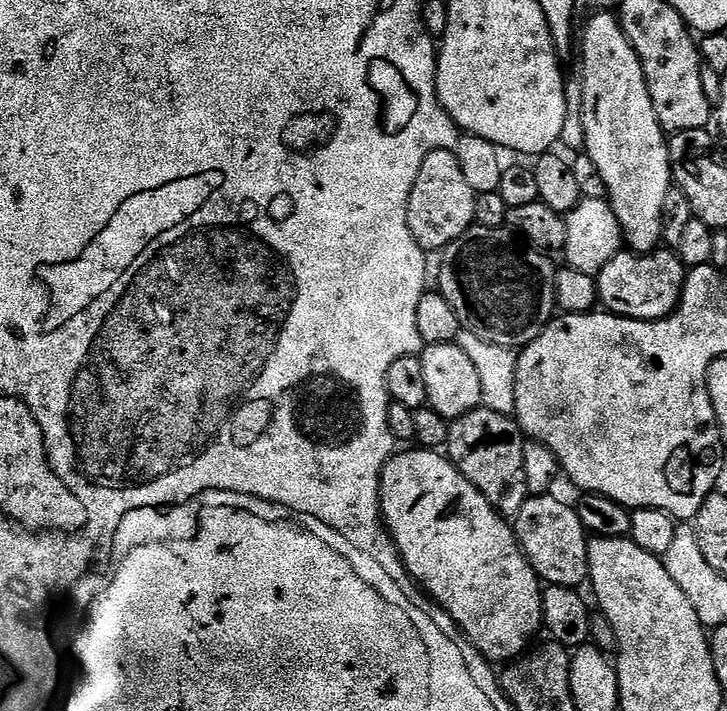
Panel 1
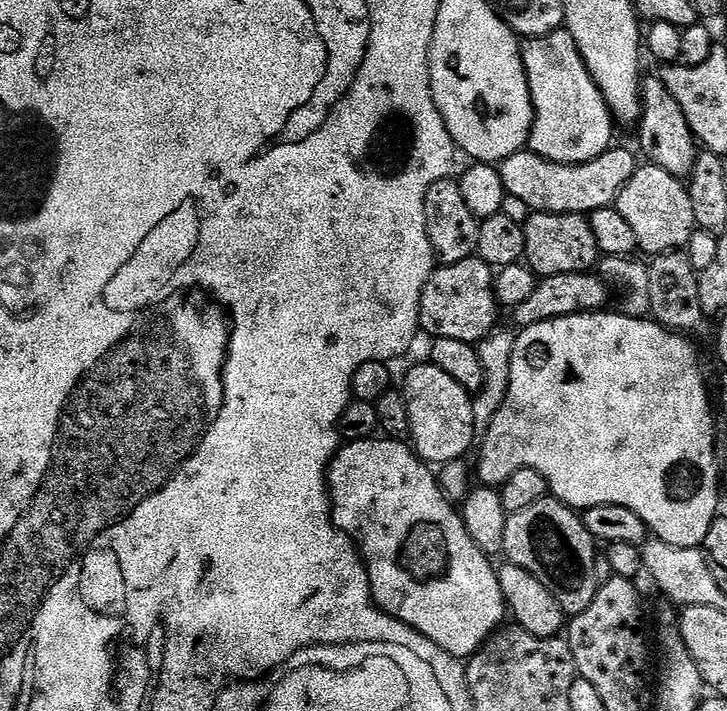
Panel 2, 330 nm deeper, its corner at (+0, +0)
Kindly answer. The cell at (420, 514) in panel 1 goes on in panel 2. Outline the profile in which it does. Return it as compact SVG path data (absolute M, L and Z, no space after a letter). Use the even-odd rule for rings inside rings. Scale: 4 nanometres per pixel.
M373 438L345 443L337 451L335 458L328 467L328 491L332 501L332 522L344 535L352 538L353 544L356 545L359 555L364 561L366 575L372 587L375 607L380 608L387 616L393 616L395 620L400 620L406 626L410 626L415 632L422 634L430 642L434 642L434 646L446 650L446 654L457 658L473 656L491 638L492 633L505 623L506 605L502 586L497 569L494 564L492 568L491 562L488 561L491 560L489 553L481 550L474 542L474 538L470 538L470 534L464 525L463 515L458 511L457 505L449 500L444 495L443 490L440 489L437 473L425 461L421 460L403 439Z

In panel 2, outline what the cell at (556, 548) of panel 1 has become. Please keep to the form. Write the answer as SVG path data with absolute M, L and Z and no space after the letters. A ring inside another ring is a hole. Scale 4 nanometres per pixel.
M545 498L509 515L506 522L506 538L503 555L507 563L530 570L550 594L562 606L565 617L582 614L594 602L597 582L594 578L594 560L598 553L598 541L590 534L577 509L555 498Z

